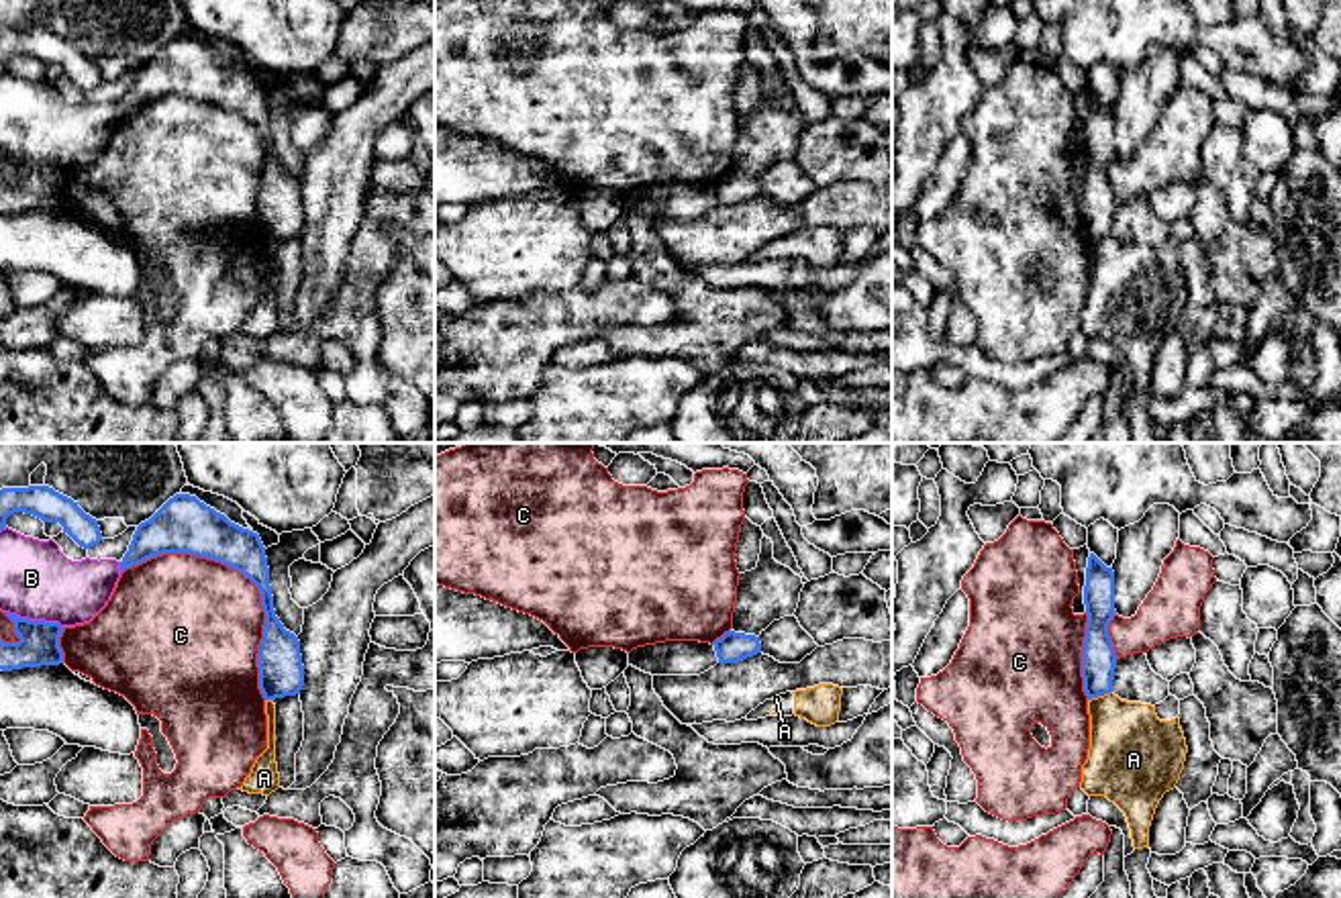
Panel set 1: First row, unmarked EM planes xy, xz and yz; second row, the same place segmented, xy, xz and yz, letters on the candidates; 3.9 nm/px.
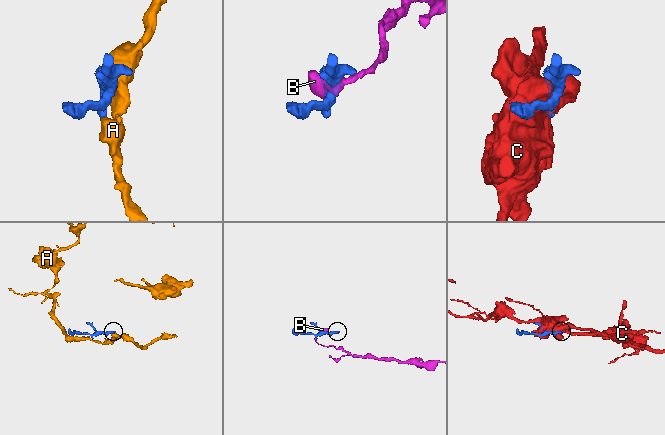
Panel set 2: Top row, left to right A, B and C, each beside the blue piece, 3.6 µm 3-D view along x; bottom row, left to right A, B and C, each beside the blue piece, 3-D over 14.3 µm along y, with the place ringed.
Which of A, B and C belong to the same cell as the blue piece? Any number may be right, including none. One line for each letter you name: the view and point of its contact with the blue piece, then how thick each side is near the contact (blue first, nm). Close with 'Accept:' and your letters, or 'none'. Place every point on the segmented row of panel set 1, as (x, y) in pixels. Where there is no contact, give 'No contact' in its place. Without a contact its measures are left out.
Accept: none

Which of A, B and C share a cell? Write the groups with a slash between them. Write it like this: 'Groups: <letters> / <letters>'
Groups: A / B / C

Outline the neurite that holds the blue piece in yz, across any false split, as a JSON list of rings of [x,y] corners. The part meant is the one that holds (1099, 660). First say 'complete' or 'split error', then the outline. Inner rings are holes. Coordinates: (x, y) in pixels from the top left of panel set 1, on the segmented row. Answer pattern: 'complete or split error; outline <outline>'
complete; outline [[[1094,553],[1088,557],[1086,586],[1086,637],[1082,649],[1082,678],[1088,700],[1110,694],[1114,680],[1114,645],[1108,635],[1108,625],[1114,610],[1114,571],[1106,567]]]

